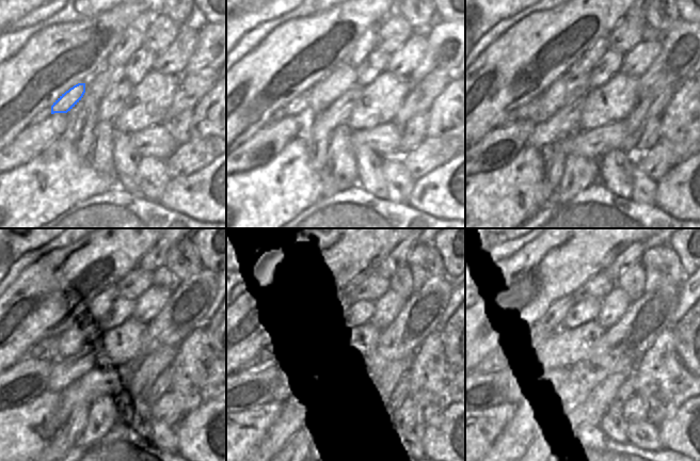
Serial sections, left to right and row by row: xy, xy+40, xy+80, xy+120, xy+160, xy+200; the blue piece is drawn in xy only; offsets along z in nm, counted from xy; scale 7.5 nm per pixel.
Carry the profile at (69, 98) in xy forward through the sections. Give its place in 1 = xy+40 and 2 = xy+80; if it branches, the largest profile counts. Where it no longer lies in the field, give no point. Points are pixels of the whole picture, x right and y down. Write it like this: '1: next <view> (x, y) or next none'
1: next xy+40 (296, 107)
2: next xy+80 (527, 111)

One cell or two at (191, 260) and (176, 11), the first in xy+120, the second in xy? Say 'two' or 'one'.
one

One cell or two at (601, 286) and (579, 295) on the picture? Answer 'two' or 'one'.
one

